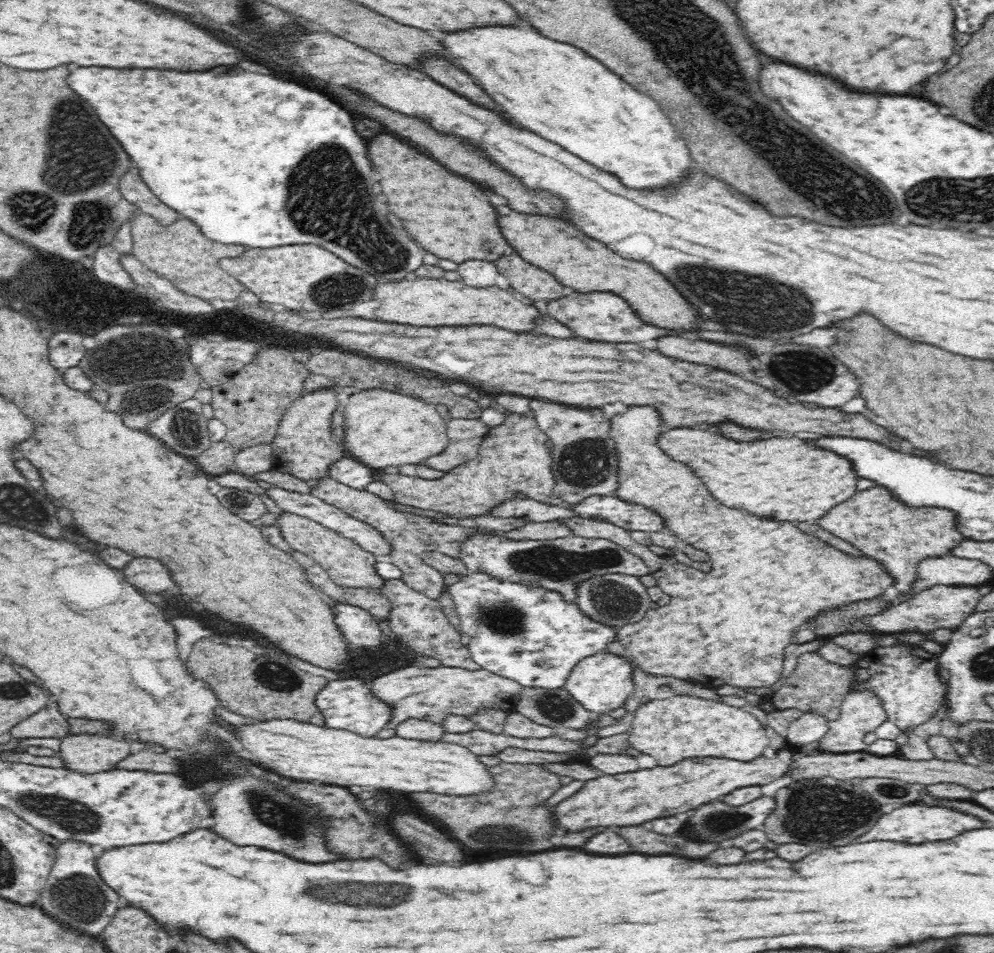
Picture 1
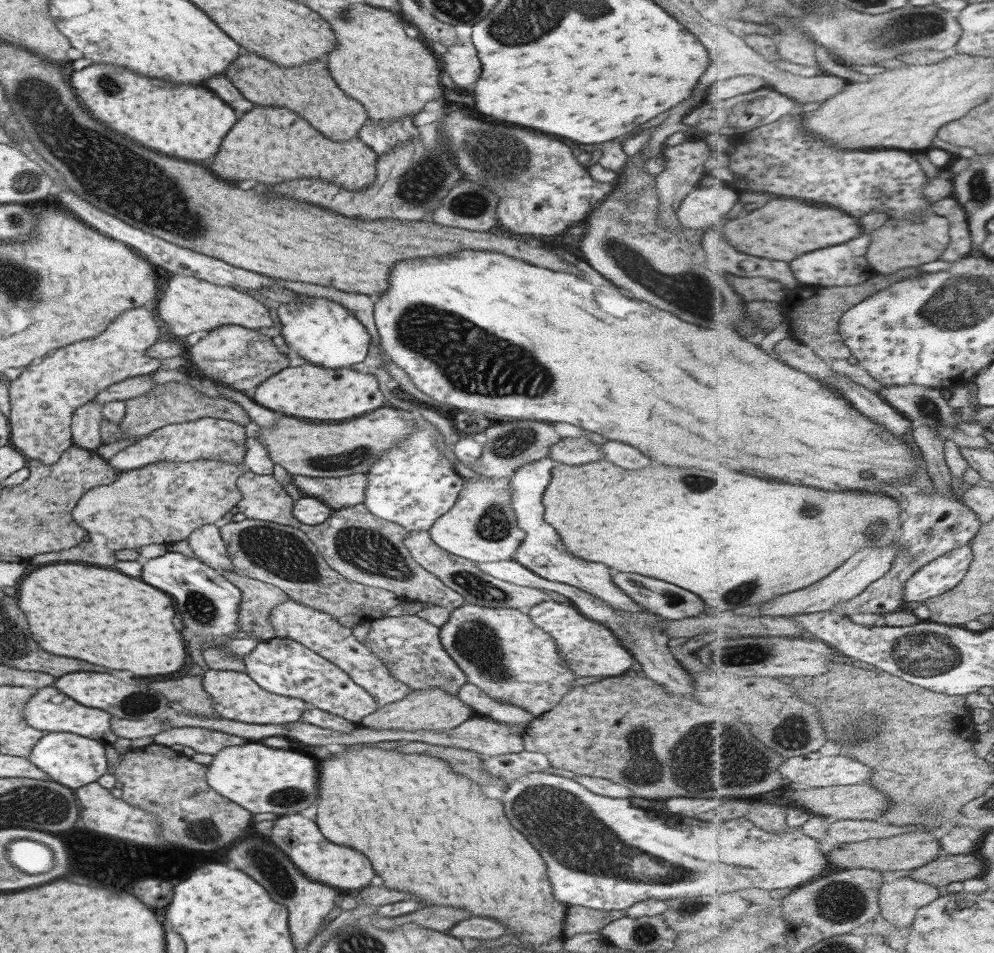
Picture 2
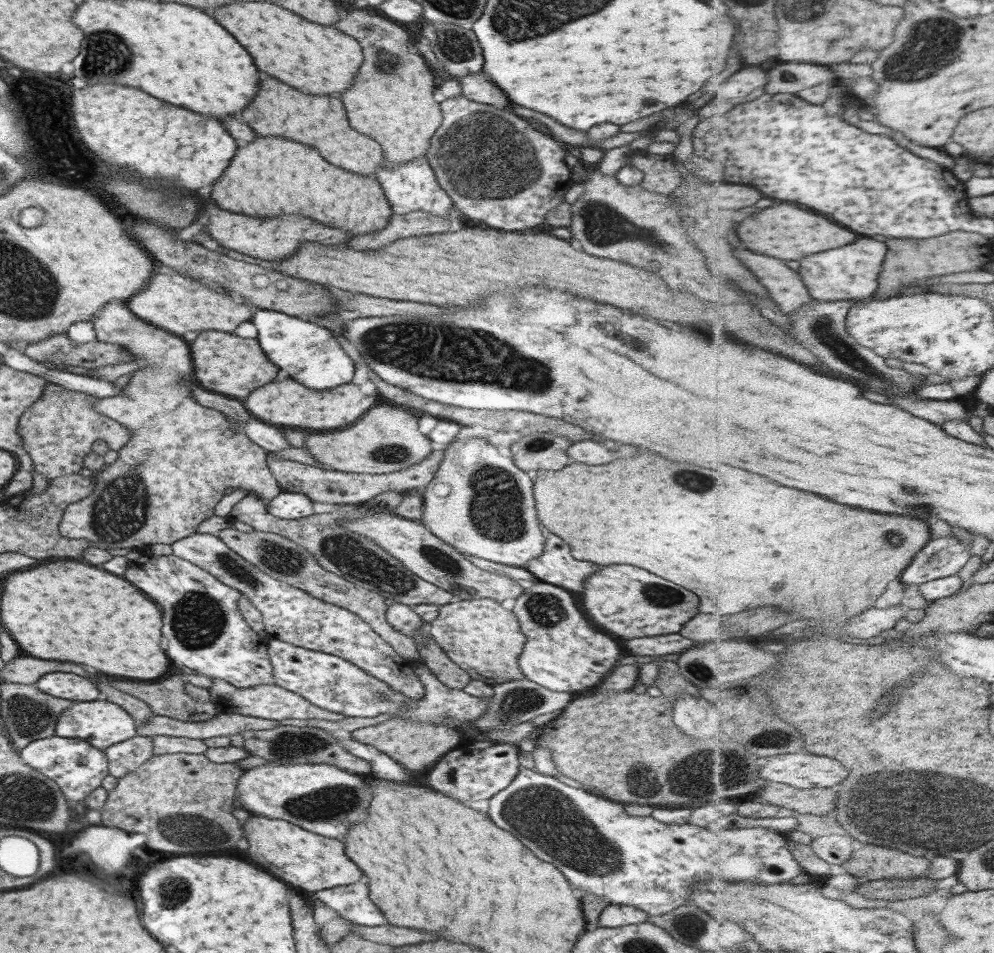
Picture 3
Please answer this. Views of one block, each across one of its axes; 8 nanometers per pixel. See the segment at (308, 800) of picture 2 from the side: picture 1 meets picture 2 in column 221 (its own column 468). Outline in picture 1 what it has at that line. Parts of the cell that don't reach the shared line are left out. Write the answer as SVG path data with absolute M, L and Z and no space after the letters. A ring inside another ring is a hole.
M270 720L240 728L238 740L258 758L261 766L294 780L336 786L370 786L400 792L432 792L446 796L474 796L490 792L496 779L489 767L470 749L446 741L405 739L398 735L376 740L350 731L302 724L295 720Z

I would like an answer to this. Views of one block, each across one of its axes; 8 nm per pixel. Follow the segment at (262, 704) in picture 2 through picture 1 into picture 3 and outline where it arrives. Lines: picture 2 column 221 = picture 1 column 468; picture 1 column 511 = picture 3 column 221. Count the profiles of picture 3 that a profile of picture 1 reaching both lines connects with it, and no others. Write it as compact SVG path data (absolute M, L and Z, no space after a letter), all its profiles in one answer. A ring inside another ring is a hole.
M212 679L208 692L210 695L210 702L220 711L236 711L241 713L242 716L251 716L261 720L267 720L270 723L275 723L281 720L305 719L339 721L340 719L345 718L342 715L337 715L325 711L322 708L315 707L301 696L272 684L259 684L258 686L253 686L251 688L236 688L225 680Z

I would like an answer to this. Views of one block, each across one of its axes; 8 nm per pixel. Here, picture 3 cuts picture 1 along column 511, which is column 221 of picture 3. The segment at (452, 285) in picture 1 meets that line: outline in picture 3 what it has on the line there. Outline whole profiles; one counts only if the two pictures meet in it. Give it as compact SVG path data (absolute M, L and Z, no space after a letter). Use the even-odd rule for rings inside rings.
M157 273L149 278L147 286L139 290L129 302L127 308L139 319L163 328L173 334L197 332L197 330L221 330L233 332L241 322L251 318L253 308L233 294L222 292L195 279L182 277L178 274Z

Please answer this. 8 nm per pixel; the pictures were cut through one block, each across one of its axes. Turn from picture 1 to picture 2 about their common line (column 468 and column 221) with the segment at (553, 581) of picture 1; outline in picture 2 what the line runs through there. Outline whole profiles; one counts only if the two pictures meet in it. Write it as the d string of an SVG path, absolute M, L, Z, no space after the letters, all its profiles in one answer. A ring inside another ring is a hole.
M211 524L200 526L189 533L186 541L198 560L208 567L218 572L233 570L237 574L245 575L243 571L236 569L231 564L217 526Z

